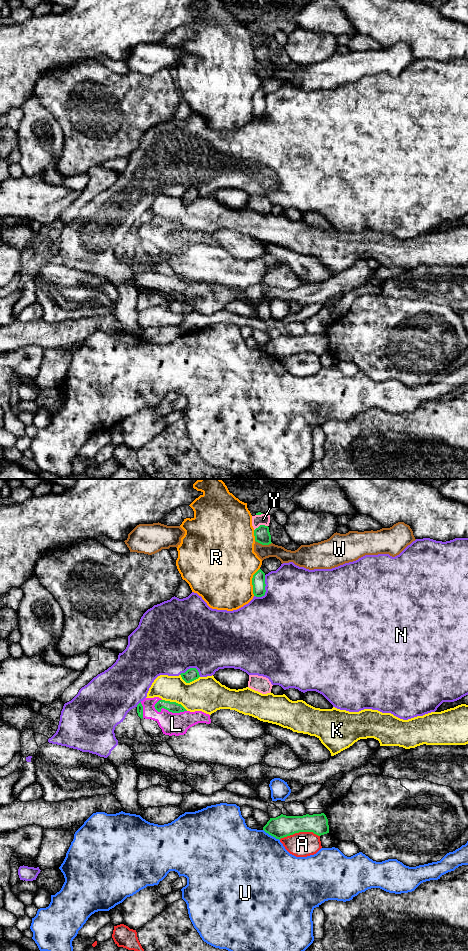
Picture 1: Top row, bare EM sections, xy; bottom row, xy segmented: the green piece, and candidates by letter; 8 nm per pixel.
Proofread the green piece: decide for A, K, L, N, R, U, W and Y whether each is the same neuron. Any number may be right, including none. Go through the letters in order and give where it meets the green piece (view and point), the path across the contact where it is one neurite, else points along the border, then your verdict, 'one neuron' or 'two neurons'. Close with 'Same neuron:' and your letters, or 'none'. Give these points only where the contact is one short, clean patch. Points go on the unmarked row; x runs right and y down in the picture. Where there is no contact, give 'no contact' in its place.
A: xy (299, 351) | along xy (319, 355), (313, 352), (295, 352), (279, 359) | two neurons
K: xy (175, 222) | two neurons
L: xy (170, 231) | one neuron
N: xy (264, 109) | two neurons
R: xy (252, 102) | two neurons
U: xy (271, 355) | two neurons
W: xy (263, 64) | two neurons
Y: xy (260, 45) | two neurons
Same neuron: L

